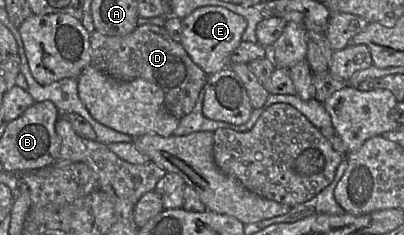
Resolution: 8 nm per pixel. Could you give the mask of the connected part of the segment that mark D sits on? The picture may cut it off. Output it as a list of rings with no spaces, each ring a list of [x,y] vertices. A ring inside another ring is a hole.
[[[155,24],[138,25],[134,31],[124,36],[108,36],[94,31],[90,34],[90,55],[90,64],[113,79],[124,82],[145,79],[160,87],[164,92],[167,111],[179,120],[192,112],[209,77],[191,59],[182,44],[170,37],[165,27]]]

